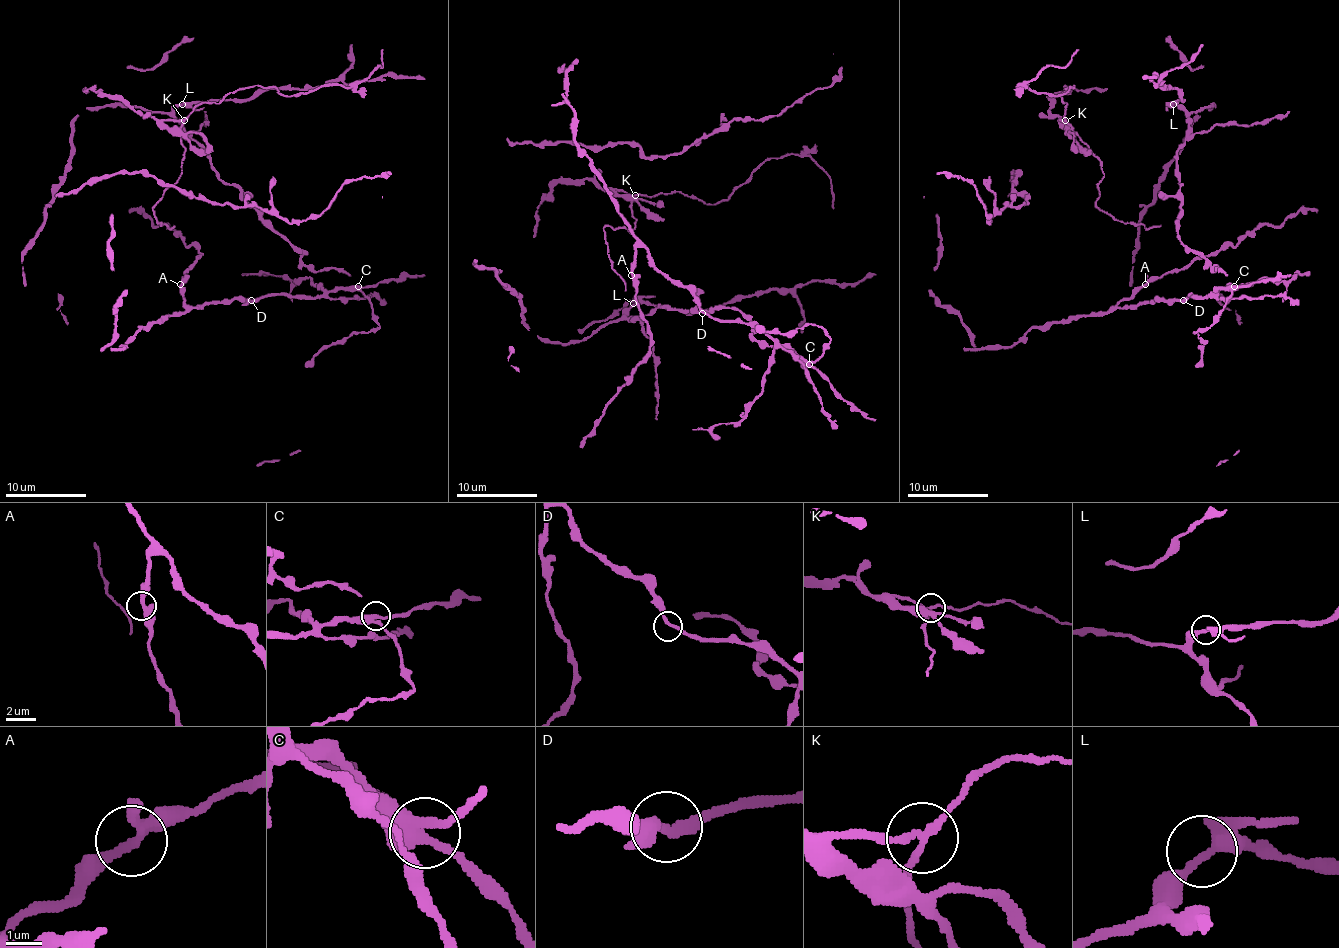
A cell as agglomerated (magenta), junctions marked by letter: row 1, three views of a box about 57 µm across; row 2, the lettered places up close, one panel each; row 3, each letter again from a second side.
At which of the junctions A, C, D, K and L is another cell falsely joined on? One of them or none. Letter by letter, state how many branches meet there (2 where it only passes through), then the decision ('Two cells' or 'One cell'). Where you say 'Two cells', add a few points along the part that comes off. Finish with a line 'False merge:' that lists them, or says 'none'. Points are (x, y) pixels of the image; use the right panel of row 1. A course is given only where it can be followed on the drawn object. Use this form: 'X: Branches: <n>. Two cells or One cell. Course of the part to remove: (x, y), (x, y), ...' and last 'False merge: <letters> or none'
A: Branches: 3. One cell
C: Branches: 3. One cell
D: Branches: 2. One cell
K: Branches: 3. Two cells. Course of the part to remove: (1066, 120), (1062, 94), (1074, 85), (1060, 96), (1037, 94), (1023, 85), (1048, 65), (1064, 67), (1078, 49)
L: Branches: 3. One cell
False merge: K

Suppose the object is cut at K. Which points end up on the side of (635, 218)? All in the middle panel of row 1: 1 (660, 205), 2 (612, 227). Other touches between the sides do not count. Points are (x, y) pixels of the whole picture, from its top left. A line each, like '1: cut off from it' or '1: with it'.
1: cut off from it
2: with it

